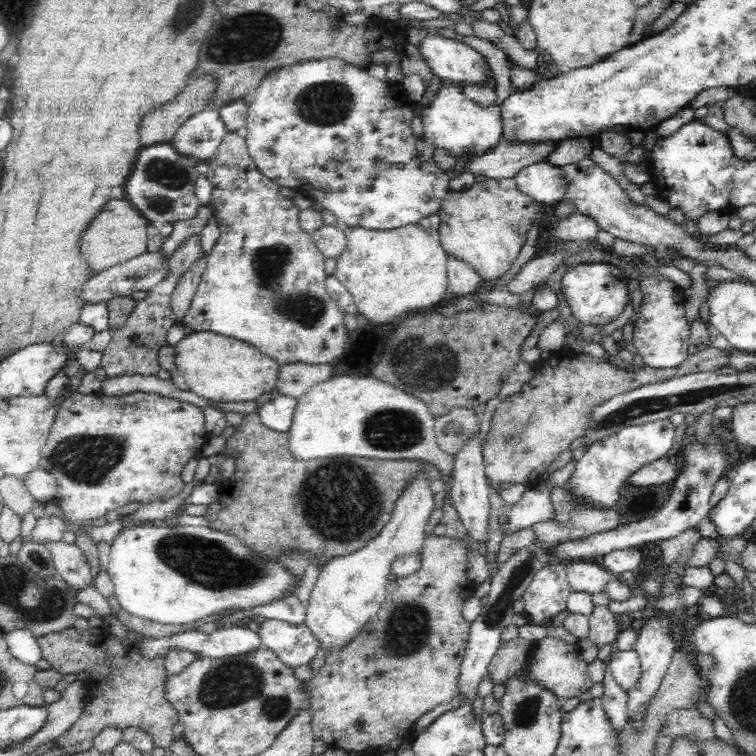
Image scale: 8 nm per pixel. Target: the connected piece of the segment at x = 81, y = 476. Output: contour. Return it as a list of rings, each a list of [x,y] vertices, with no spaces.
[[[80,392],[70,394],[68,400],[60,406],[60,414],[56,418],[56,424],[52,426],[52,432],[48,436],[46,446],[40,452],[40,468],[52,472],[58,480],[58,504],[68,518],[72,526],[76,526],[76,540],[74,544],[84,552],[88,558],[88,564],[92,568],[92,574],[96,578],[100,570],[98,560],[98,546],[92,538],[92,526],[94,520],[104,518],[110,510],[118,510],[120,506],[136,500],[140,504],[148,502],[150,496],[164,494],[166,500],[174,498],[182,492],[184,482],[180,478],[180,470],[190,462],[192,450],[204,448],[204,444],[210,440],[210,434],[206,430],[206,416],[204,412],[194,406],[186,404],[184,400],[148,394],[148,392],[132,392],[126,396],[102,396],[92,394],[84,396]]]

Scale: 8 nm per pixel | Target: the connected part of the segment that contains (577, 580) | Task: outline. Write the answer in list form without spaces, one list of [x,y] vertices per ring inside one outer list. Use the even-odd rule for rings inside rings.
[[[580,560],[580,562],[564,562],[568,582],[574,592],[584,592],[584,594],[598,594],[604,590],[612,574],[600,564],[600,560]]]

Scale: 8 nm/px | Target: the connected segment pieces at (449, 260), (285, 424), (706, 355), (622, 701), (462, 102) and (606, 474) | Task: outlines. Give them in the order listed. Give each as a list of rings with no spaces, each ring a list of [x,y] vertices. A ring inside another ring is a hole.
[[[444,250],[444,254],[446,254],[446,264],[448,264],[448,282],[450,282],[448,288],[450,288],[450,292],[454,292],[458,298],[468,296],[470,292],[476,292],[478,284],[484,280],[476,272],[476,268],[470,262],[458,258],[456,254],[452,254],[448,250]]]
[[[270,394],[268,398],[262,400],[262,406],[256,410],[262,418],[262,422],[276,430],[276,432],[290,432],[292,422],[294,422],[294,414],[298,408],[298,398],[290,398],[290,396],[280,396],[280,394]]]
[[[562,348],[550,352],[548,358],[540,360],[534,368],[534,378],[530,378],[518,392],[506,396],[504,402],[494,410],[490,432],[484,444],[484,474],[490,490],[504,490],[504,486],[534,486],[540,482],[546,468],[564,452],[568,446],[580,438],[582,428],[594,406],[608,400],[614,394],[628,392],[642,384],[660,382],[676,376],[688,376],[692,372],[716,372],[728,364],[728,356],[716,348],[706,348],[690,354],[676,368],[650,368],[634,366],[632,370],[608,364],[588,354],[568,352]]]
[[[606,668],[602,684],[604,684],[604,696],[600,700],[602,700],[602,706],[606,710],[612,732],[618,736],[618,734],[622,734],[622,730],[628,724],[628,712],[626,712],[628,696],[626,696],[626,690],[620,684],[616,684],[610,668]]]
[[[454,34],[452,36],[454,40],[474,48],[476,52],[480,52],[482,56],[486,56],[486,62],[494,74],[494,80],[496,80],[496,106],[490,108],[490,110],[482,110],[480,106],[476,106],[472,100],[466,100],[466,94],[462,92],[460,86],[446,86],[442,88],[436,98],[428,104],[428,108],[422,108],[422,124],[424,124],[424,138],[430,140],[436,148],[442,148],[446,150],[452,158],[460,158],[468,148],[472,148],[476,154],[486,154],[490,150],[490,146],[494,146],[500,138],[502,138],[502,118],[500,118],[500,106],[504,104],[506,98],[510,98],[512,94],[516,94],[516,90],[512,88],[512,82],[510,82],[510,60],[508,60],[508,54],[496,46],[494,38],[478,38],[478,36],[460,36],[460,34]]]
[[[670,418],[652,420],[640,426],[624,428],[622,432],[606,438],[604,442],[590,446],[582,460],[576,464],[572,484],[578,488],[578,492],[588,496],[592,502],[598,502],[600,506],[618,504],[618,490],[622,488],[622,482],[638,470],[648,468],[658,460],[664,460],[676,440],[676,428],[678,426]]]

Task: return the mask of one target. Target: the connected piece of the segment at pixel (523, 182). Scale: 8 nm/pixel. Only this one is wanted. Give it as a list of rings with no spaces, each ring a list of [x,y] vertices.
[[[548,162],[530,164],[528,168],[522,168],[514,180],[520,192],[532,196],[532,200],[546,206],[556,204],[564,192],[564,180],[560,168]]]

